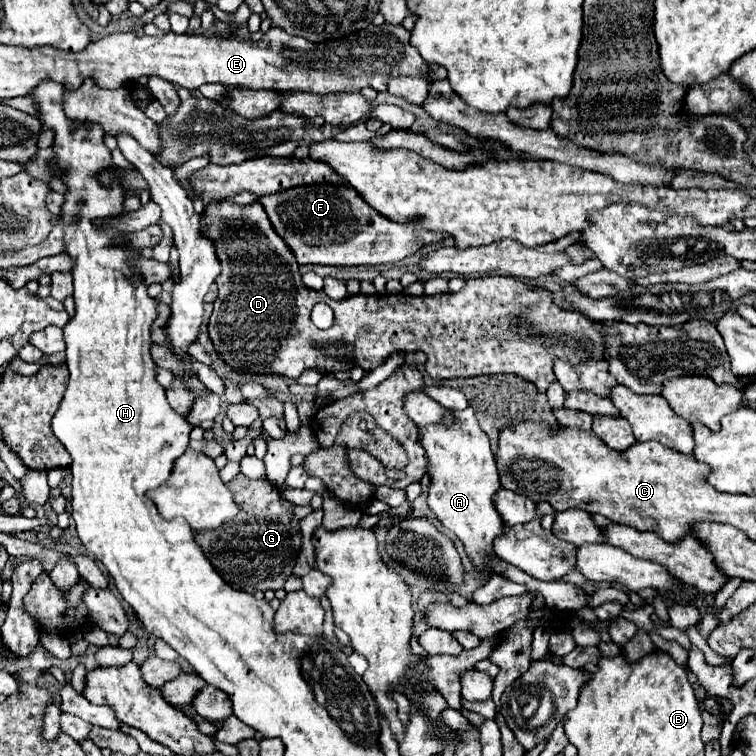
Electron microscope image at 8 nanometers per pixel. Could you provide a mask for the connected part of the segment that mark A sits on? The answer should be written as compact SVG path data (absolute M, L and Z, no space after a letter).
M473 408L451 412L453 424L419 428L419 444L427 454L427 474L431 476L427 504L437 520L465 544L471 562L479 570L485 570L489 568L487 554L493 554L493 538L503 530L501 518L497 510L493 510L493 492L501 488L499 474L489 438L479 428Z

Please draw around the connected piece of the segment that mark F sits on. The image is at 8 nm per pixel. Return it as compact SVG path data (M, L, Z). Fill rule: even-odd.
M307 184L307 186L295 186L289 190L281 190L269 196L261 196L259 202L263 204L271 226L277 230L281 238L285 238L287 248L295 254L297 264L329 264L329 266L359 266L359 264L393 264L399 260L405 260L413 256L417 250L433 244L441 244L451 234L445 230L423 230L415 226L401 226L397 222L389 222L389 218L377 214L369 204L363 202L363 198L347 184Z

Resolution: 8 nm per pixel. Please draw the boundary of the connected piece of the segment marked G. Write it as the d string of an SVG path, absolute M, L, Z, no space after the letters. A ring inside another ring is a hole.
M237 474L227 482L227 488L233 492L239 514L223 522L217 530L195 532L195 542L229 586L249 594L283 588L285 580L291 576L291 564L301 550L299 520L293 518L293 504L283 500L267 478L249 480L247 476Z

